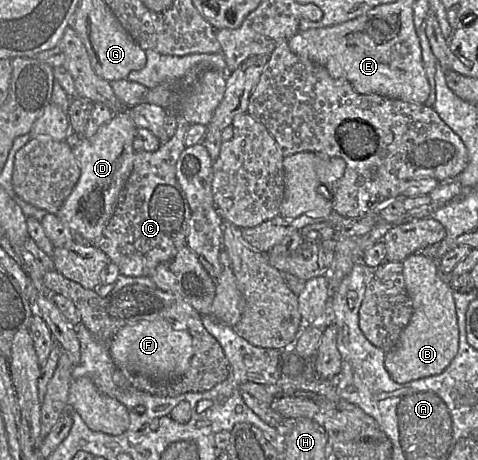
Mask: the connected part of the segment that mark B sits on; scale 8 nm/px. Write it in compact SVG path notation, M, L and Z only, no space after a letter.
M414 253L402 263L405 286L412 301L413 314L396 345L386 353L384 365L395 382L409 383L438 375L449 366L459 349L459 327L453 290L448 282L440 277L439 262Z

